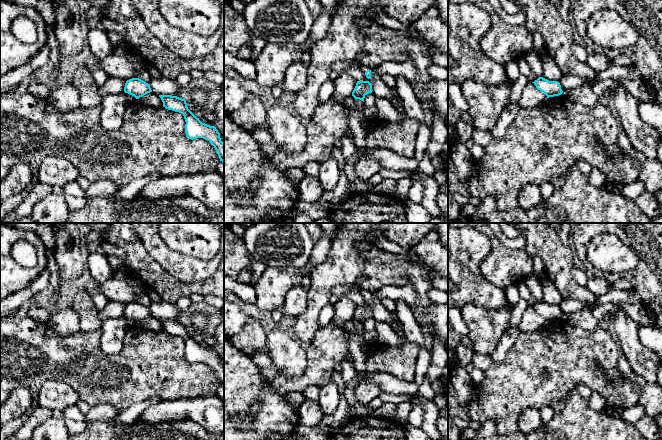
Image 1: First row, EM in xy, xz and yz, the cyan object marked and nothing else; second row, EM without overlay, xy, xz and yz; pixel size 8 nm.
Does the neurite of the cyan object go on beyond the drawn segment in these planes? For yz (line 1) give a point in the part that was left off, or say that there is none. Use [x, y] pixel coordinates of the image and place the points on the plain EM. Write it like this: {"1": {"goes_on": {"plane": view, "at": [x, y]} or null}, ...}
{"1": {"goes_on": null}}

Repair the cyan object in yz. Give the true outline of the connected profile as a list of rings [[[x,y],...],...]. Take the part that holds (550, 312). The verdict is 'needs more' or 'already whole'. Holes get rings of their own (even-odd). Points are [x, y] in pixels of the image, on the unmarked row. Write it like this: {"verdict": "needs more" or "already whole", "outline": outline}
{"verdict": "already whole", "outline": [[[539,301],[532,306],[538,314],[543,316],[547,322],[559,320],[563,317],[561,309],[558,305],[549,305],[543,301]]]}

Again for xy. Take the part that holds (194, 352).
{"verdict": "already whole", "outline": [[[159,319],[163,331],[168,334],[179,336],[185,343],[185,358],[188,363],[203,362],[209,365],[215,372],[220,385],[224,387],[224,367],[215,350],[202,347],[187,331],[185,323],[171,319]]]}

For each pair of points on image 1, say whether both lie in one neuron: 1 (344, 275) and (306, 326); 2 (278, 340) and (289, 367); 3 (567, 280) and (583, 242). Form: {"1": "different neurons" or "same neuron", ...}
{"1": "same neuron", "2": "same neuron", "3": "different neurons"}

